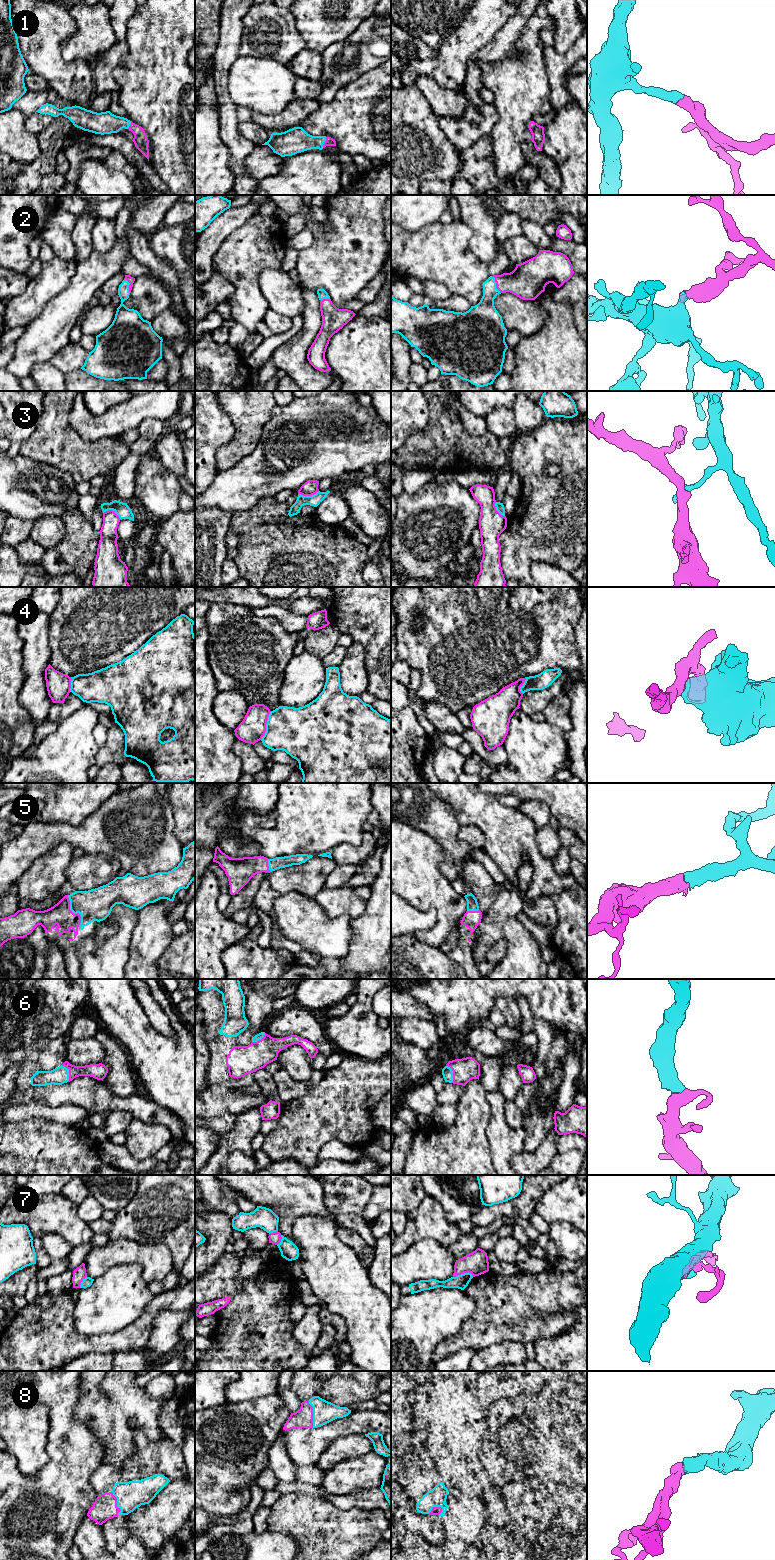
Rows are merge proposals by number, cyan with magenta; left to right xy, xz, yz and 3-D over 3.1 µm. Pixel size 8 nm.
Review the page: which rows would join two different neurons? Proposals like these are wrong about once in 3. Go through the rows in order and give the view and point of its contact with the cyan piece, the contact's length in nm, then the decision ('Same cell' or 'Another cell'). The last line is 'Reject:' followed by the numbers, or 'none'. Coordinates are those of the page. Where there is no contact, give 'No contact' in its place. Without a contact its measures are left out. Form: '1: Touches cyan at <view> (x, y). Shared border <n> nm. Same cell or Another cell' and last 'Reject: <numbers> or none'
1: Touches cyan at xz (324, 141). Shared border 90 nm. Same cell
2: Touches cyan at yz (495, 284). Shared border 160 nm. Same cell
3: Touches cyan at xz (308, 496). Shared border 180 nm. Another cell
4: Touches cyan at xz (266, 725). Shared border 240 nm. Another cell
5: Touches cyan at xy (73, 912). Shared border 260 nm. Same cell
6: Touches cyan at xy (68, 1072). Shared border 150 nm. Same cell
7: Touches cyan at yz (464, 1273). Shared border 170 nm. Another cell
8: Touches cyan at xz (313, 1414). Shared border 220 nm. Same cell
Reject: 3, 4, 7

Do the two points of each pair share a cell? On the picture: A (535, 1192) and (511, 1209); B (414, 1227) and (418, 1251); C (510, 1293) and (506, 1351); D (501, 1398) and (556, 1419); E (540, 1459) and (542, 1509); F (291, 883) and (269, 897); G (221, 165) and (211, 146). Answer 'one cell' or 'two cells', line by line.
A: one cell
B: two cells
C: two cells
D: one cell
E: two cells
F: two cells
G: one cell

